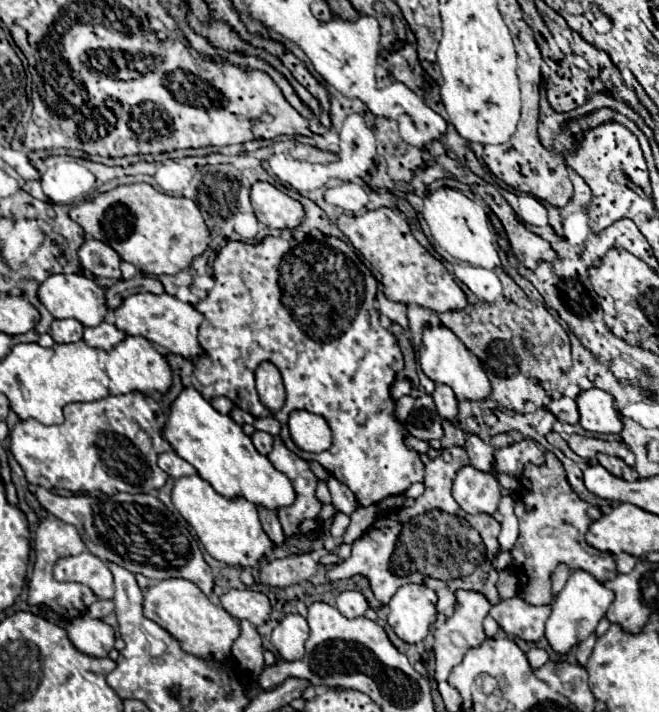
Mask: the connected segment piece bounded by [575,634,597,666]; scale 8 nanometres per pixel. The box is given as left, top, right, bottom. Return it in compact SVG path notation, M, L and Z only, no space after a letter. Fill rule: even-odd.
M591 634L591 636L587 636L587 638L585 638L577 648L575 648L575 656L577 656L577 662L579 662L581 666L587 664L589 654L591 654L591 648L595 646L595 640L597 640L597 636Z

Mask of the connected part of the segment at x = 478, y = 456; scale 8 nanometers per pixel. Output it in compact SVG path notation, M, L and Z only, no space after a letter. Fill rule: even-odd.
M469 434L467 442L465 442L465 450L469 454L471 466L475 466L483 472L491 472L491 452L493 452L493 448L489 444L485 444L479 436Z

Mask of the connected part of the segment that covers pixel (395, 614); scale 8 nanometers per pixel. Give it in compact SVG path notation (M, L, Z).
M423 584L401 586L391 598L389 626L403 642L419 642L427 636L429 624L437 620L437 594Z

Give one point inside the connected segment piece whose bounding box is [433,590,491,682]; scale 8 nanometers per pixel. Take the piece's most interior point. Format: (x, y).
(464, 629)

